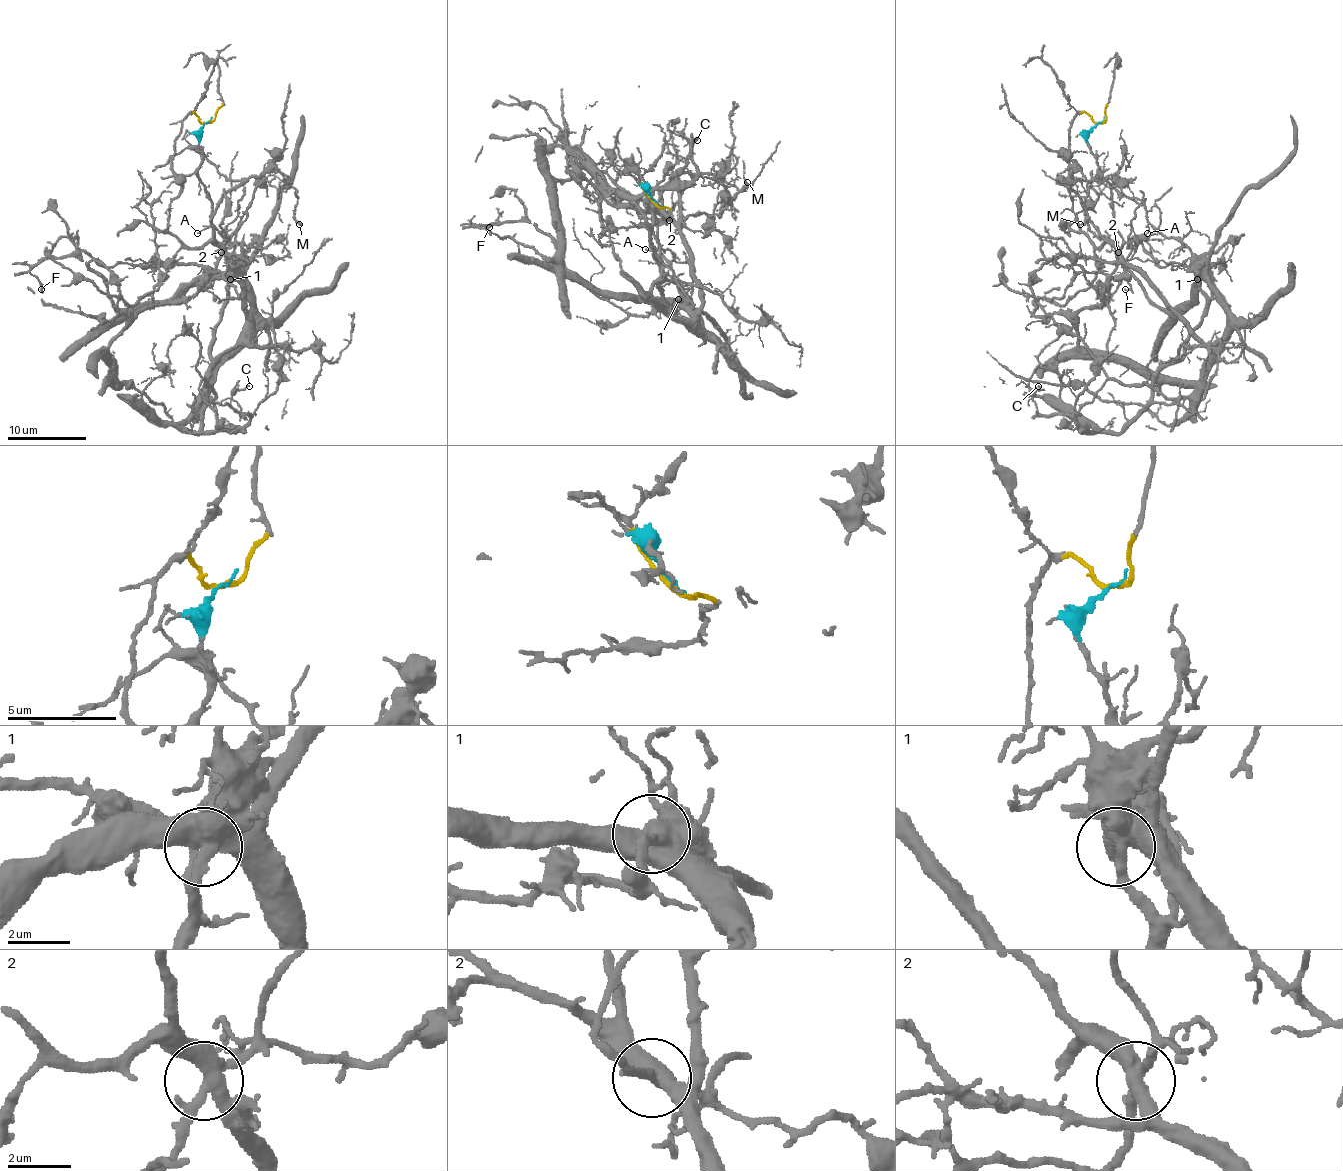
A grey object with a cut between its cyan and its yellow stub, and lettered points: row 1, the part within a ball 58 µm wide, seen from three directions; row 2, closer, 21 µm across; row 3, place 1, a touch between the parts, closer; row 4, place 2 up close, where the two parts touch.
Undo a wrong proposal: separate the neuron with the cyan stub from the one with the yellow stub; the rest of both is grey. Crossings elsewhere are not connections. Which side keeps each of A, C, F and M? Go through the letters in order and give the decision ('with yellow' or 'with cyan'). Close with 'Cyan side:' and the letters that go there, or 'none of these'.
A: with cyan
C: with cyan
F: with yellow
M: with yellow
Cyan side: A, C

